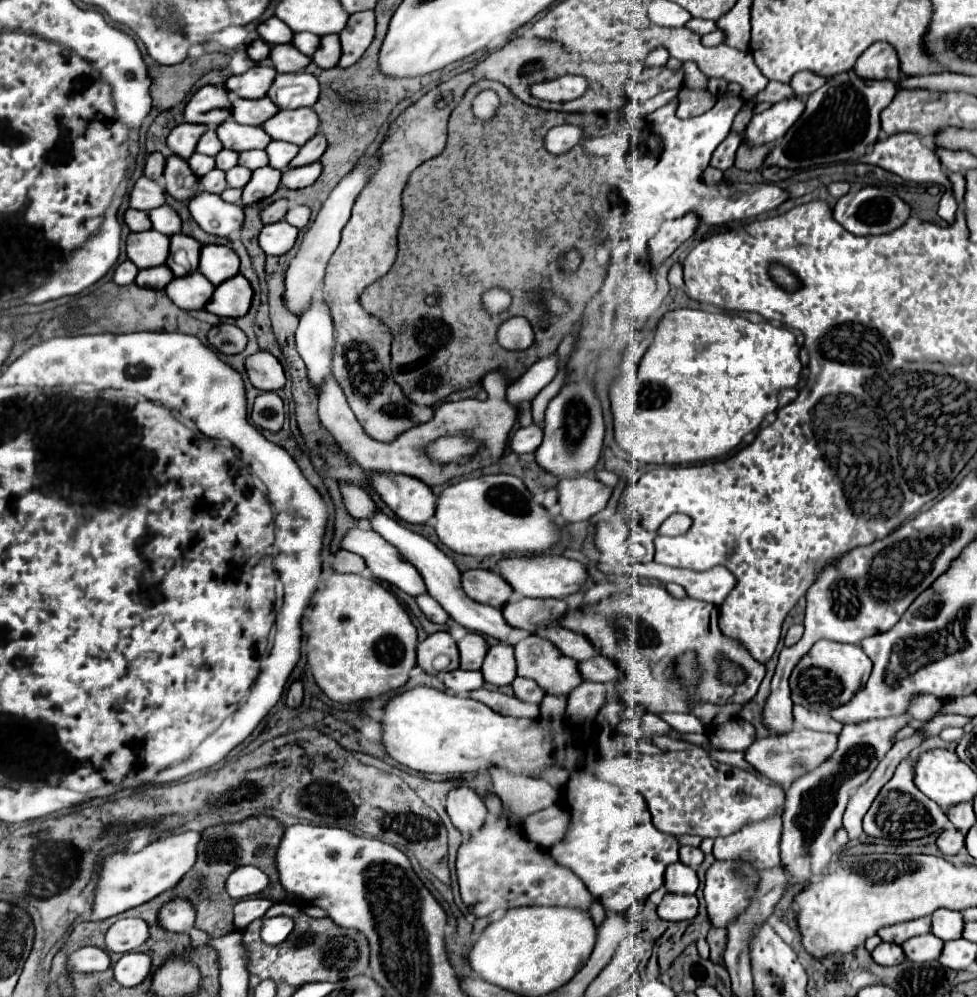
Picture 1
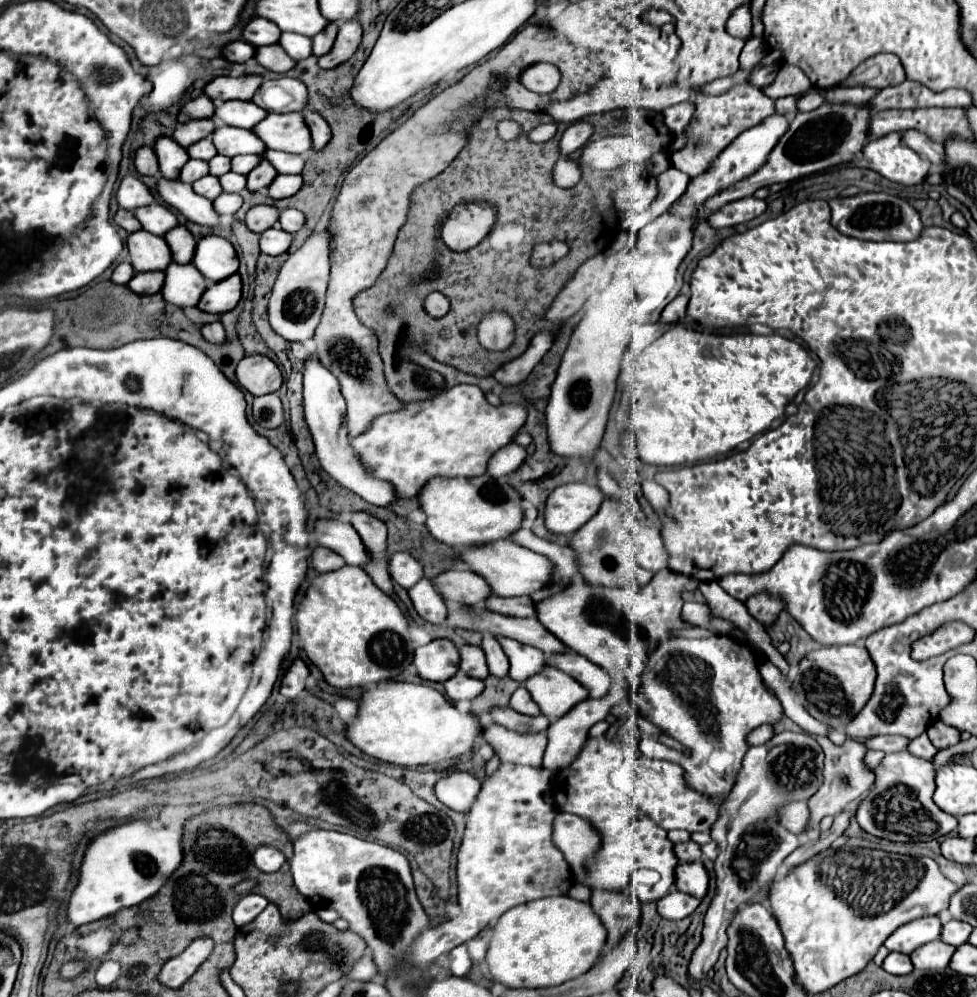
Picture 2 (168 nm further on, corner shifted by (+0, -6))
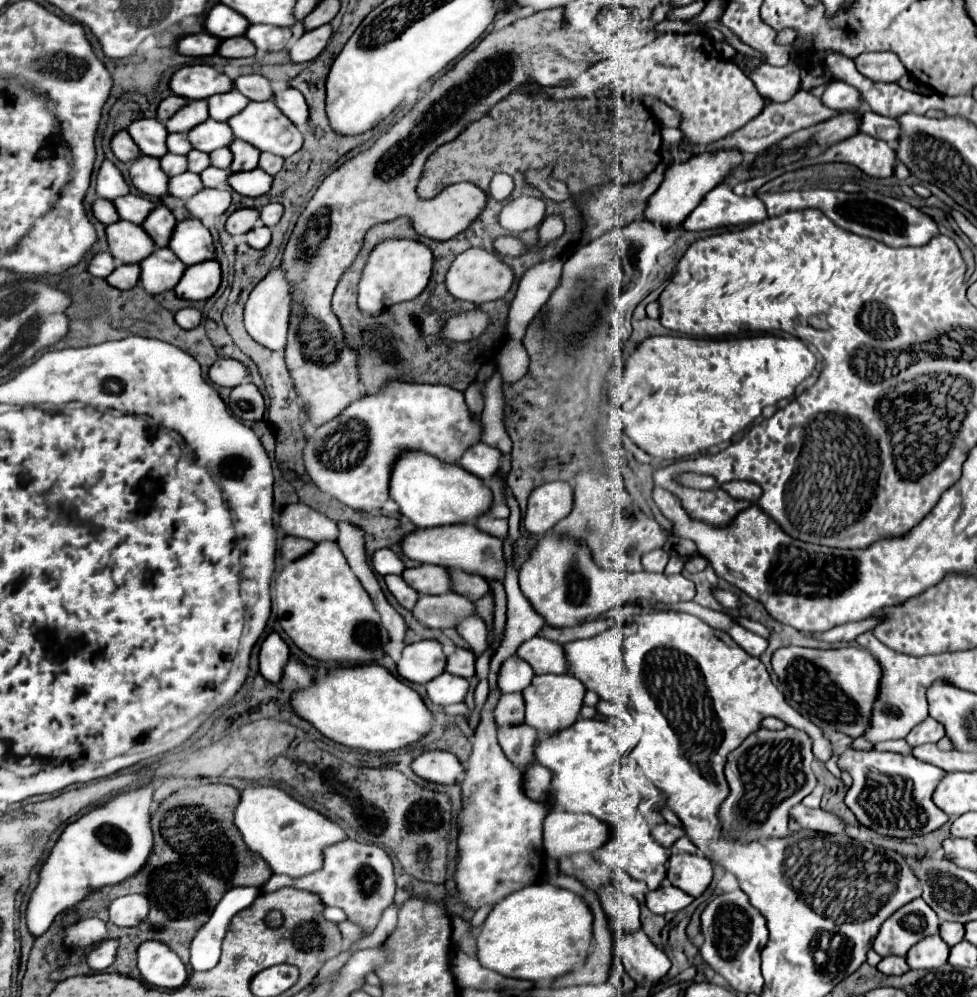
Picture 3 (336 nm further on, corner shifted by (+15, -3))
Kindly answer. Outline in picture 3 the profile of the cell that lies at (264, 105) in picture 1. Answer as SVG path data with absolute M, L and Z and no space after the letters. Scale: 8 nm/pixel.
M230 90L226 94L214 94L212 98L208 98L210 118L218 122L228 122L232 116L242 112L246 106L248 106L248 100L240 96L240 92L236 90Z

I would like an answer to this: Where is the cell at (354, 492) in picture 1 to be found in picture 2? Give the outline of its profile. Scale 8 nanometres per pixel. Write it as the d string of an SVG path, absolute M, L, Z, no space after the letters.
M353 513L351 525L363 539L363 545L369 553L369 563L365 563L367 575L373 583L385 591L387 595L393 593L393 581L387 575L387 527L383 521L369 513Z

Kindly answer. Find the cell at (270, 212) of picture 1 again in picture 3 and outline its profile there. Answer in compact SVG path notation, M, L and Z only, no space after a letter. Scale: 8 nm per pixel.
M238 208L234 214L230 214L226 222L228 234L244 234L252 230L258 224L260 212L256 208Z

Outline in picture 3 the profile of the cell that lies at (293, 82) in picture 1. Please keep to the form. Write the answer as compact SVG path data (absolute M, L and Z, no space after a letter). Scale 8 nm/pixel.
M248 74L248 76L236 78L234 80L234 90L244 94L248 100L256 100L256 102L272 100L272 96L274 96L270 80L260 76L260 74Z

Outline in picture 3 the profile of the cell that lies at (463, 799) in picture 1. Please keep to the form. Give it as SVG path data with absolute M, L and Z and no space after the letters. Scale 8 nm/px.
M424 752L412 762L414 774L432 782L432 784L456 784L464 774L462 764L450 752Z

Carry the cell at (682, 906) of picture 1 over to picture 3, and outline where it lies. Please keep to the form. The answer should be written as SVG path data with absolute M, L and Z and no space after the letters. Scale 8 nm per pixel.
M664 880L654 892L646 894L646 906L654 914L668 914L668 912L678 912L686 908L694 898L682 892L680 888L674 888L668 880Z

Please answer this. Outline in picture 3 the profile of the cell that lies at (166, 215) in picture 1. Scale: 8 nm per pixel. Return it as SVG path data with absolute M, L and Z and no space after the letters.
M128 194L128 196L116 198L114 206L116 206L116 210L118 210L122 220L128 220L128 222L140 226L144 222L144 218L148 218L148 214L154 210L156 204L146 196Z

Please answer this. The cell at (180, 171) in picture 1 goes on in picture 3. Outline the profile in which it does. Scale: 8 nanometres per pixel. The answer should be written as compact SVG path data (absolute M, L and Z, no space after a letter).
M136 120L136 124L128 126L132 140L138 144L142 154L152 158L162 158L168 154L166 148L166 128L158 120Z

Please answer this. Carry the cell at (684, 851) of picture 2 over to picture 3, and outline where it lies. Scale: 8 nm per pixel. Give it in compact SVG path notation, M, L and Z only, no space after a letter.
M660 824L660 826L654 826L652 836L654 836L654 840L656 840L660 846L672 848L674 842L684 836L684 830L682 830L682 828L674 828L674 826L670 826L670 824Z

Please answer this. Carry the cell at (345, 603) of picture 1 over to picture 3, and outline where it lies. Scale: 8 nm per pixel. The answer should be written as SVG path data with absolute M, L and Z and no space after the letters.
M336 542L316 544L308 556L288 564L276 576L276 606L278 622L288 638L320 662L372 664L384 656L384 646L390 642L380 614Z

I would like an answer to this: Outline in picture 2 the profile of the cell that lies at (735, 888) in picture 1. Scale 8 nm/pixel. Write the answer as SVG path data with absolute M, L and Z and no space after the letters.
M783 731L783 733L777 733L771 741L757 745L757 747L751 747L747 751L747 755L743 759L743 767L737 775L737 783L735 783L733 791L729 793L729 797L723 801L721 811L719 811L719 819L715 821L715 825L711 827L711 833L709 833L711 839L719 847L719 857L715 859L717 895L711 901L711 907L705 915L703 941L695 949L691 965L689 965L689 975L693 981L703 981L707 977L709 969L715 965L719 951L727 945L725 931L727 931L727 925L731 923L735 911L739 911L755 893L759 893L761 887L769 885L775 879L777 869L781 867L783 859L801 845L799 835L787 831L779 823L779 809L785 807L787 803L793 803L793 801L807 801L811 795L815 795L819 783L823 783L823 749L809 733Z

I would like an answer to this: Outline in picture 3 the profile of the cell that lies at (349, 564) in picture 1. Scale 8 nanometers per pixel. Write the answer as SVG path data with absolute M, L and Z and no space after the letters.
M286 536L282 540L282 558L286 562L294 562L300 556L306 556L308 552L314 550L316 544L312 544L312 540L304 540L304 538L294 538L294 536Z

